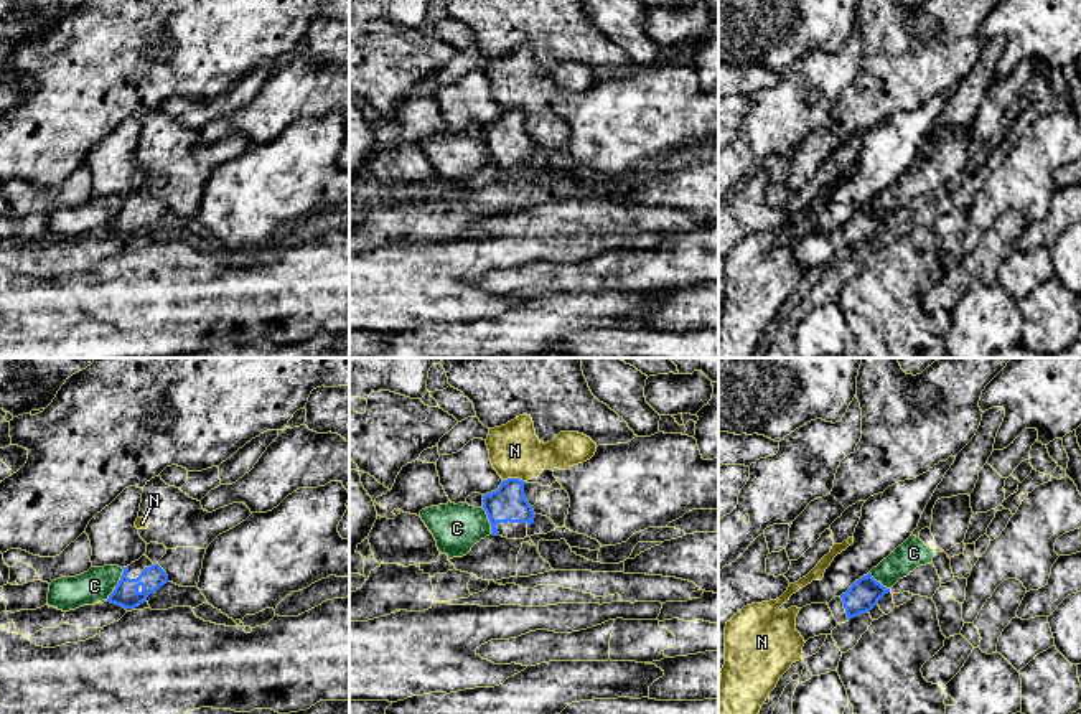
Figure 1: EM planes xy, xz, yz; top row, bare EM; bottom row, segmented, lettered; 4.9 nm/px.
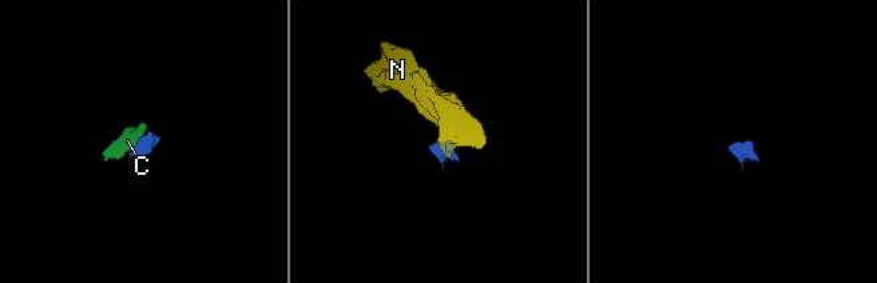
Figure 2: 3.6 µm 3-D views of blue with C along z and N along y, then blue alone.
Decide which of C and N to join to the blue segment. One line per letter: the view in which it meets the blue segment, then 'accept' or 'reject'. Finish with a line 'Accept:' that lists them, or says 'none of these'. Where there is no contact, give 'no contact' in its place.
C: xy | reject
N: xz | reject
Accept: none of these

